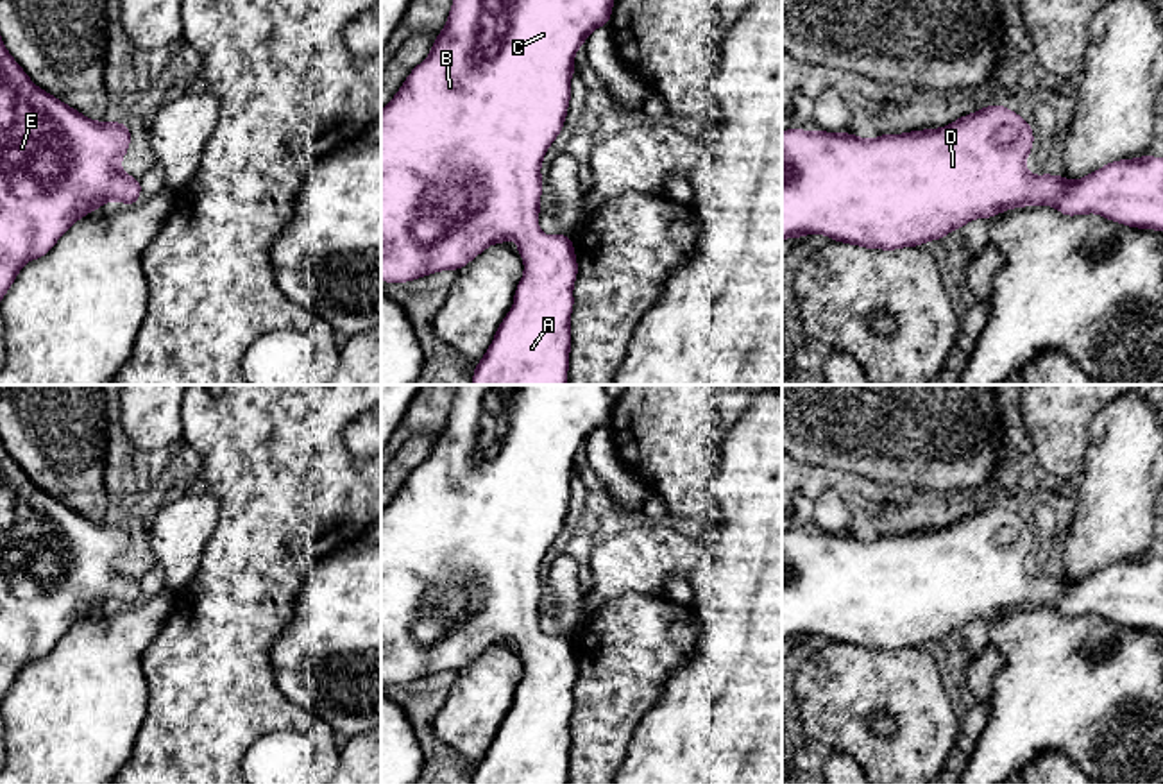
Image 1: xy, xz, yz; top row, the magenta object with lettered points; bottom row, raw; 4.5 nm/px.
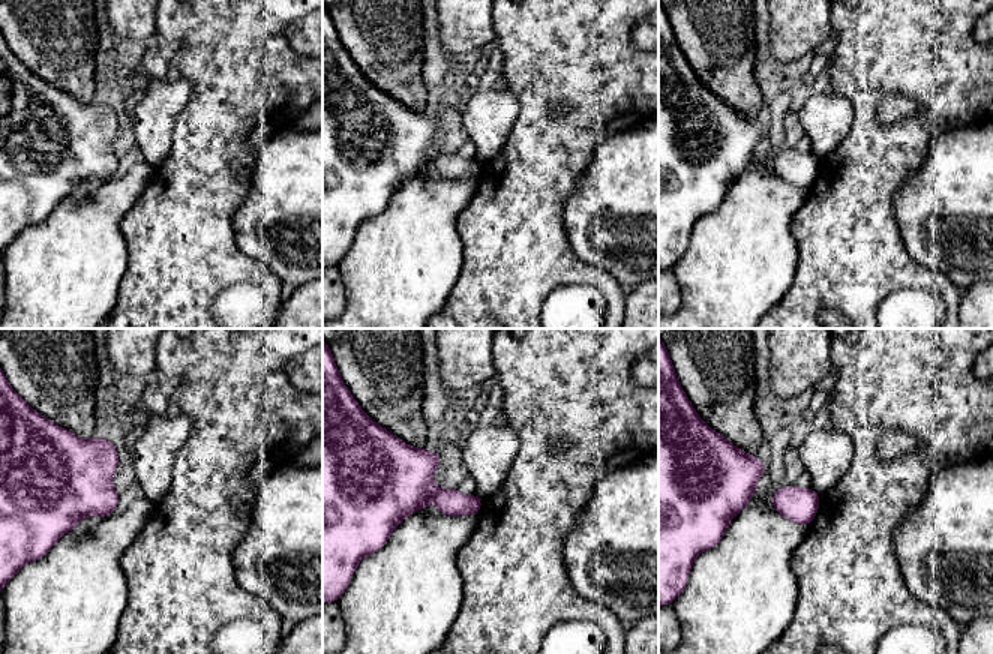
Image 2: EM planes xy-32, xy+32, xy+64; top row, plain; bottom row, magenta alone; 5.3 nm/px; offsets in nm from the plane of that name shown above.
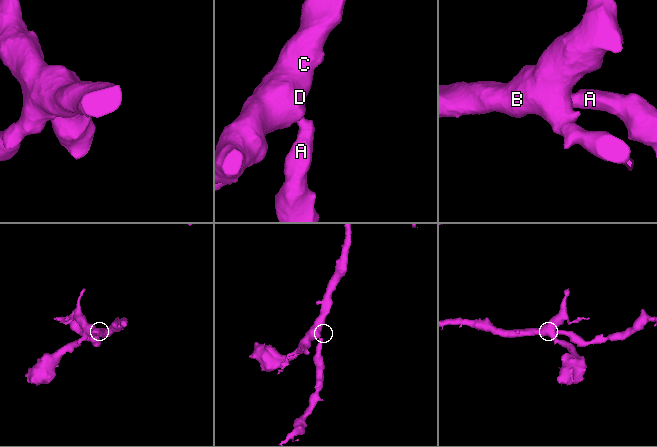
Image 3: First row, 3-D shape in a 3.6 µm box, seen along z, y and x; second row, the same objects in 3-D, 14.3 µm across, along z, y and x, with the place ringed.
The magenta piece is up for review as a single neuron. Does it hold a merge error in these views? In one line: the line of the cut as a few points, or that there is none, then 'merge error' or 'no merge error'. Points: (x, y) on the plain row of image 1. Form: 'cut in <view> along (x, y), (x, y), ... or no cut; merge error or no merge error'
no cut; no merge error

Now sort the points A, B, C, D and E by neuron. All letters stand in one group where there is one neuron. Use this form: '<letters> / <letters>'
A B C D E

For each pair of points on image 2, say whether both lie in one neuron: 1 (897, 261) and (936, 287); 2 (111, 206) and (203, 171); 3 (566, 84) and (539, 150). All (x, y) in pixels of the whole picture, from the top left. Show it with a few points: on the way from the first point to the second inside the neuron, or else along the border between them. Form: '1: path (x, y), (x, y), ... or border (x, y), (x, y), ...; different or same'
1: path (906, 270), (911, 275), (927, 279); same
2: border (153, 167), (144, 191), (119, 225); different
3: path (548, 96), (539, 105), (539, 132); same

